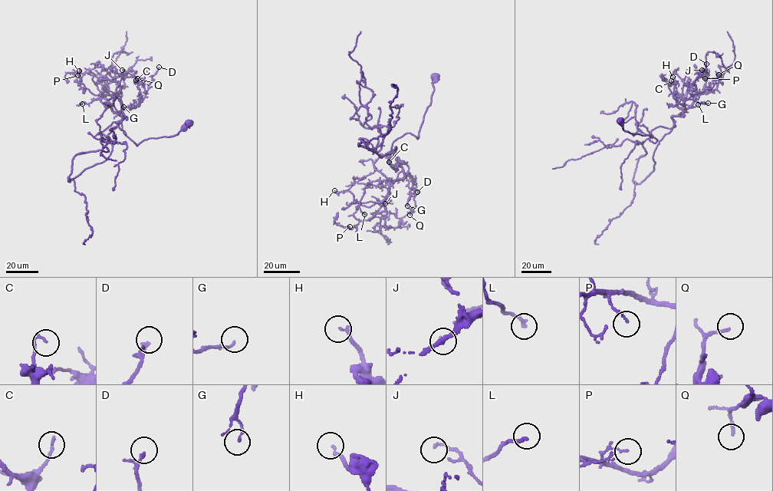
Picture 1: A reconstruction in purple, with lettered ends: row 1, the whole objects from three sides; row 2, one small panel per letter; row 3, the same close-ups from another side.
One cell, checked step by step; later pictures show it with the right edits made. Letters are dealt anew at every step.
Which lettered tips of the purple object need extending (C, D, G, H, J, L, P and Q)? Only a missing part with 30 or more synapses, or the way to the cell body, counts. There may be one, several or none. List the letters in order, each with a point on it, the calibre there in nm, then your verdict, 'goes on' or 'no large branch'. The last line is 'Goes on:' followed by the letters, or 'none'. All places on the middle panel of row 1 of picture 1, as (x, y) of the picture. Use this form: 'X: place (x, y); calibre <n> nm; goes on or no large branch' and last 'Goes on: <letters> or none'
C: place (389, 162); calibre 130 nm; no large branch
D: place (417, 192); calibre 140 nm; no large branch
G: place (407, 205); calibre 110 nm; no large branch
H: place (334, 190); calibre 170 nm; no large branch
J: place (385, 203); calibre 160 nm; no large branch
L: place (364, 214); calibre 180 nm; no large branch
P: place (350, 226); calibre 100 nm; no large branch
Q: place (409, 215); calibre 150 nm; no large branch
Goes on: none

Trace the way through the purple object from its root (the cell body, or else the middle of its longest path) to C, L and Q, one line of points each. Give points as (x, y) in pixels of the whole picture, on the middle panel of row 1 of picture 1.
C: (436, 77), (418, 138), (406, 133), (392, 143), (396, 180), (373, 166), (383, 155), (389, 162)
L: (436, 77), (418, 138), (406, 133), (392, 143), (389, 164), (402, 171), (391, 183), (366, 183), (364, 214)
Q: (436, 77), (418, 138), (406, 133), (391, 147), (389, 164), (402, 169), (395, 179), (412, 178), (409, 215)

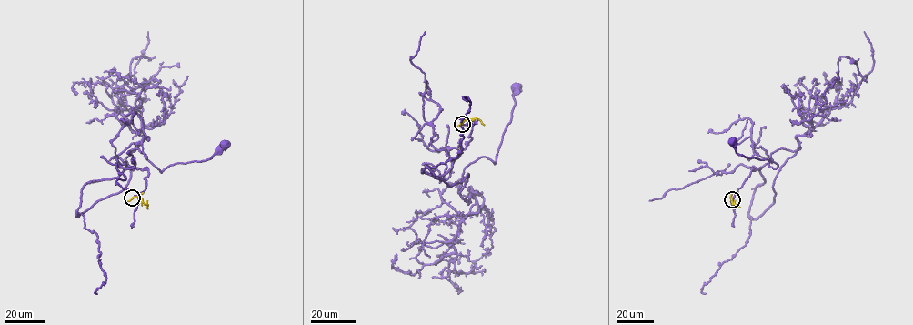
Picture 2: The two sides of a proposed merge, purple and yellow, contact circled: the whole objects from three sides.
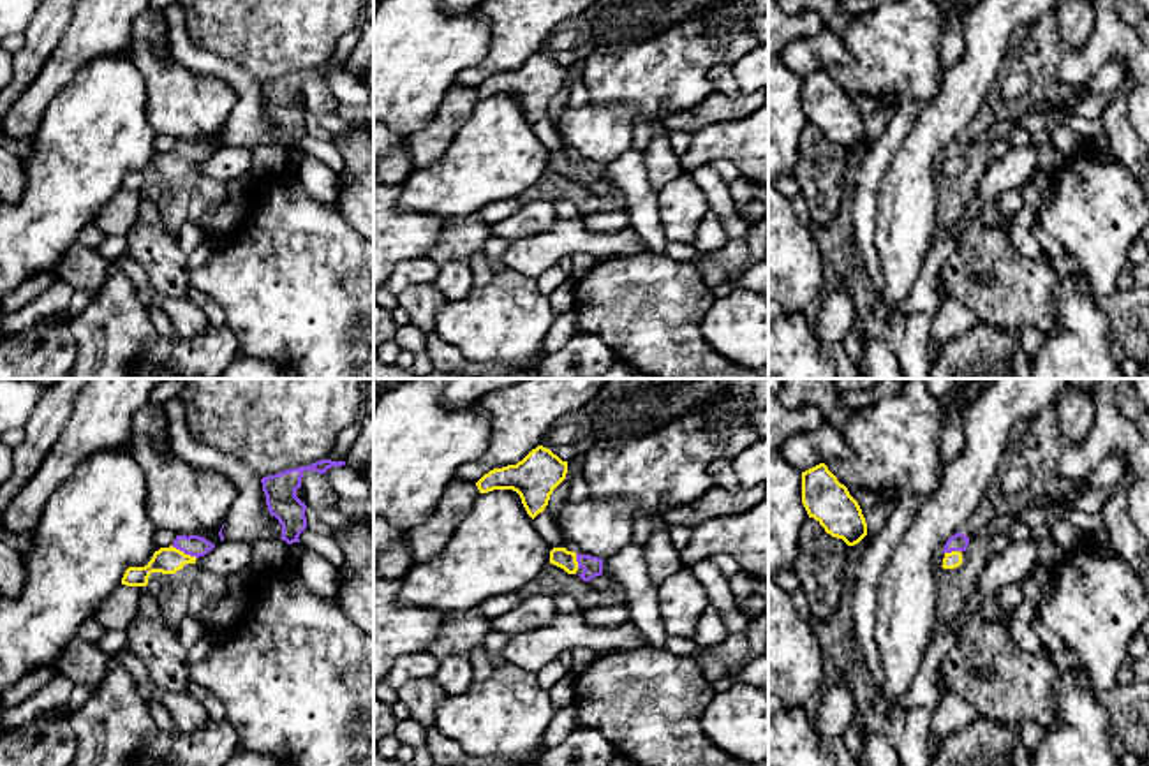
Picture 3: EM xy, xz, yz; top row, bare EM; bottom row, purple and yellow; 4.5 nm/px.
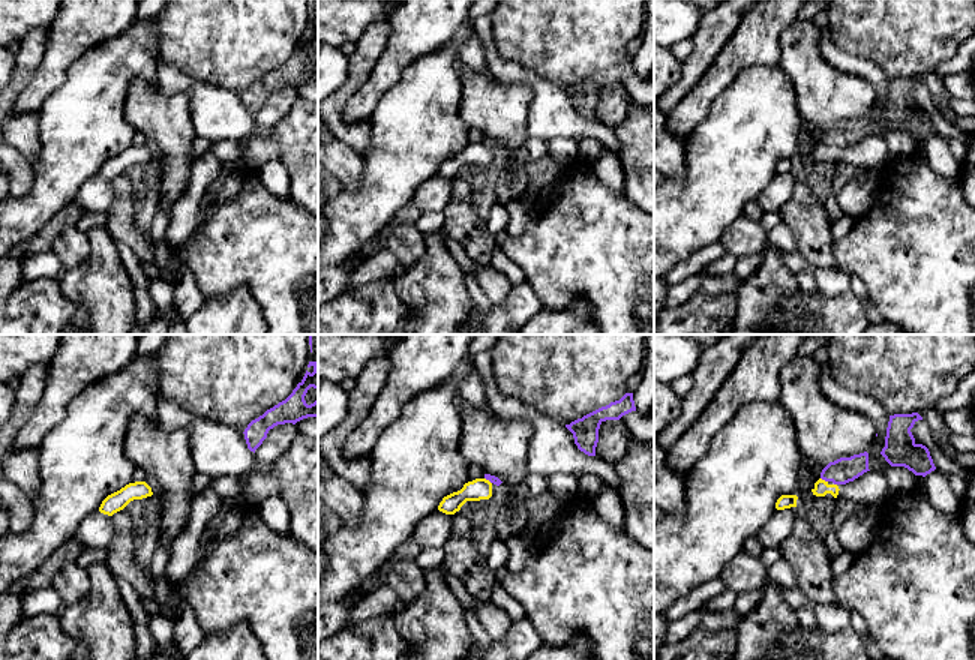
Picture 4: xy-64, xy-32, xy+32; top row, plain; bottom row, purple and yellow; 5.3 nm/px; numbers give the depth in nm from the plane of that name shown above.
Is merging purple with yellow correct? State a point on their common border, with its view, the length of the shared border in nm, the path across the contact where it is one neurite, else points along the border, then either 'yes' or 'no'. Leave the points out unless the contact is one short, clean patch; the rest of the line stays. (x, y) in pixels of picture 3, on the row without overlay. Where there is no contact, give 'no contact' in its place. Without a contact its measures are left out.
meets purple in xy at (184, 157); contact 130 nm long; runs through xy (196, 152), (184, 157), (168, 166); yes

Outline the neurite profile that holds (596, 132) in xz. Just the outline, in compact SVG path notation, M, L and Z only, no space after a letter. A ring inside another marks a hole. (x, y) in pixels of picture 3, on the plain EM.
M589 102L578 109L564 107L555 127L578 160L608 166L633 148L634 120L634 111L626 106Z

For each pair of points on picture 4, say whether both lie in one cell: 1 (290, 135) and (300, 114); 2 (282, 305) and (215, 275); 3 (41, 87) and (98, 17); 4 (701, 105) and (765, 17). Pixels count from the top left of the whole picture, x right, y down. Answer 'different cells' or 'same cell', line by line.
1: same cell
2: same cell
3: same cell
4: same cell

